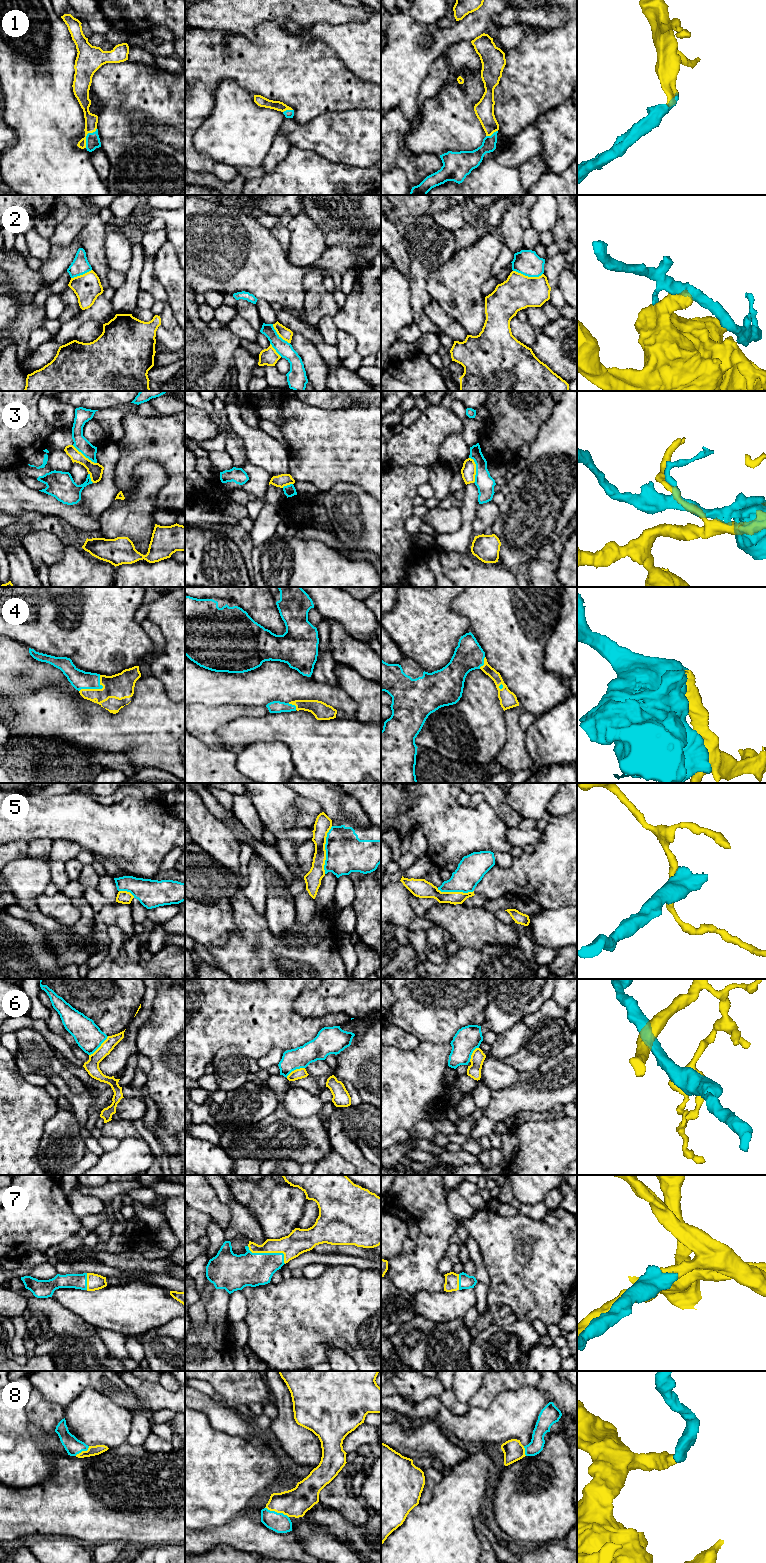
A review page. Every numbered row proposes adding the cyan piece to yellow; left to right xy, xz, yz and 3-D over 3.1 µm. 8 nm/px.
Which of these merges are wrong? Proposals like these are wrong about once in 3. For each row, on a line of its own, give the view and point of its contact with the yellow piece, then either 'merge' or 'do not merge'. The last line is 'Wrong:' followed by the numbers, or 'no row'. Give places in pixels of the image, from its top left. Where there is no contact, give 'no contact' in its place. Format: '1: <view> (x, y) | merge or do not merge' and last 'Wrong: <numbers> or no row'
1: xy (86, 135) | merge
2: yz (527, 276) | do not merge
3: yz (475, 469) | do not merge
4: xy (96, 689) | merge
5: xz (325, 850) | do not merge
6: xy (100, 1046) | do not merge
7: xz (269, 1252) | merge
8: xz (277, 1512) | merge
Wrong: 2, 3, 5, 6

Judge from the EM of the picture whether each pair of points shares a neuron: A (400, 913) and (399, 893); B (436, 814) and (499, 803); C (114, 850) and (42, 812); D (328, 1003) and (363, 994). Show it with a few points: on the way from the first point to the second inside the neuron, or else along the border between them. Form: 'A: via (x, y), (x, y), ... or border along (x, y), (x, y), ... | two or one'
A: via (399, 908), (399, 898) | one
B: border along (485, 800), (505, 823) | two
C: via (96, 832), (86, 822), (76, 817), (60, 817) | one
D: via (337, 999), (339, 997), (354, 997) | one

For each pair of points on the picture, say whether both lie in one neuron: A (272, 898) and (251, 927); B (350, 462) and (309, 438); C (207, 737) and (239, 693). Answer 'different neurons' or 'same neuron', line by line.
A: different neurons
B: same neuron
C: different neurons

